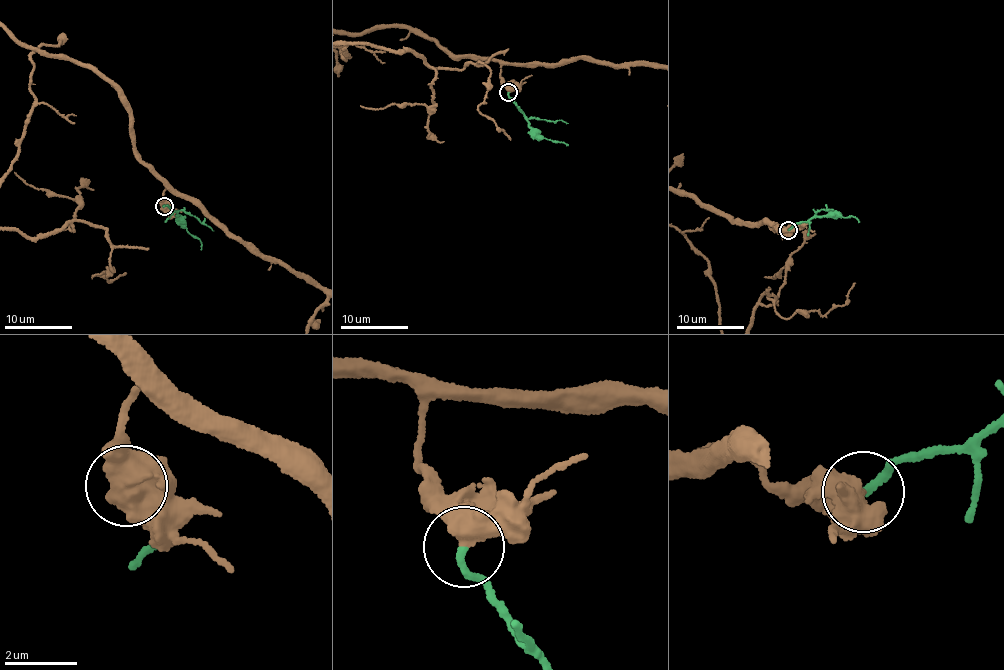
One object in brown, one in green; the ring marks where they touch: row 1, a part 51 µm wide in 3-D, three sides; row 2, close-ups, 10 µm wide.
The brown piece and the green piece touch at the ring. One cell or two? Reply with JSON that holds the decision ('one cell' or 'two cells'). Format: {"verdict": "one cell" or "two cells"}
{"verdict": "one cell"}

